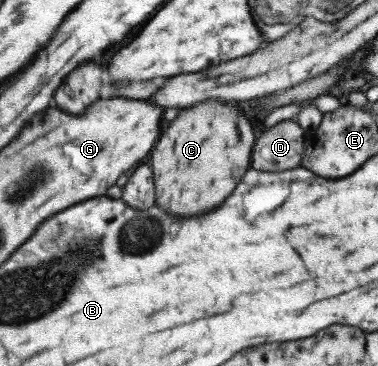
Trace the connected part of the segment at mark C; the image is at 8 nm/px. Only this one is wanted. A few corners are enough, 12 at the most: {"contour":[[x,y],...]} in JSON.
{"contour":[[228,100],[180,109],[150,152],[153,204],[220,206],[248,168]]}

